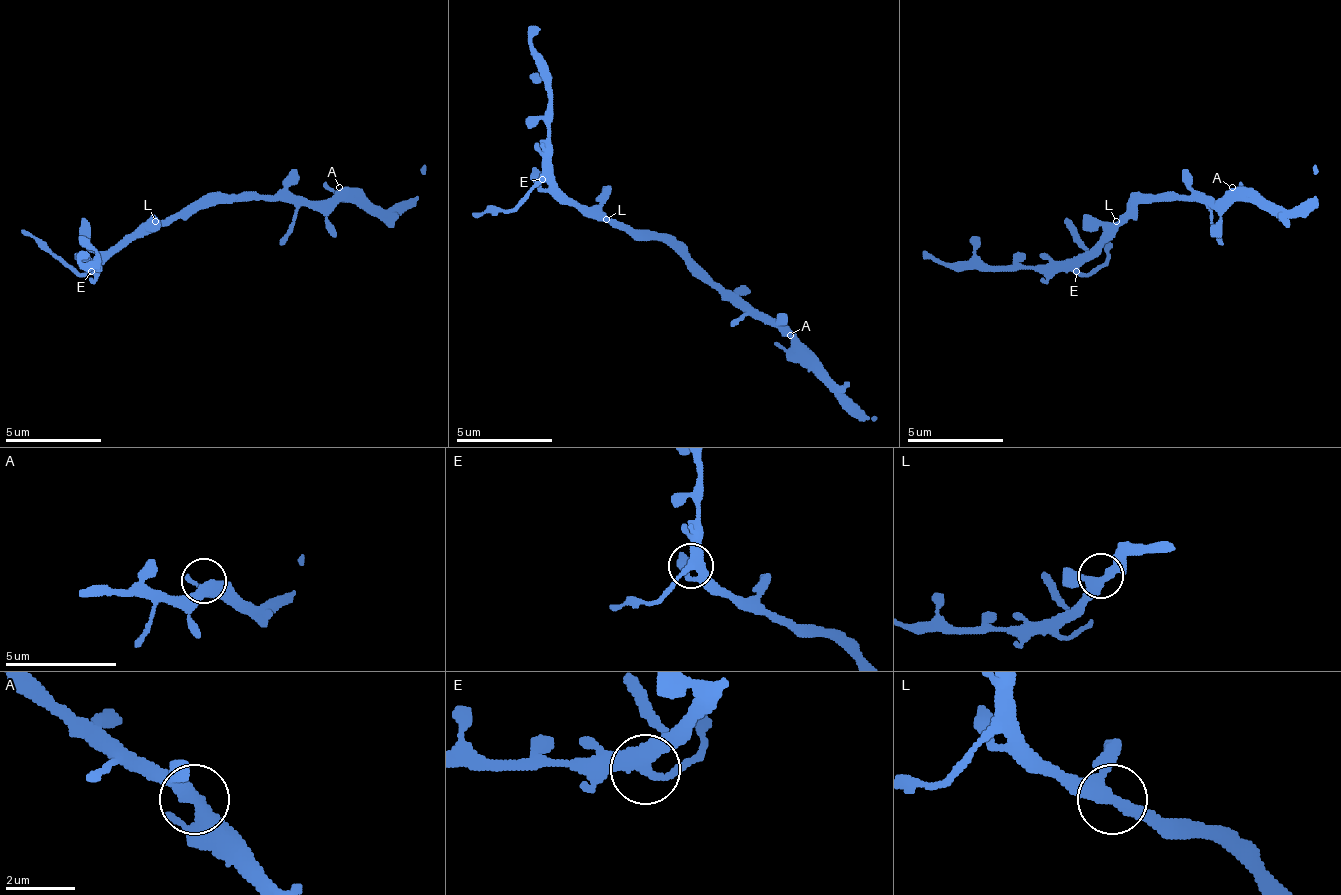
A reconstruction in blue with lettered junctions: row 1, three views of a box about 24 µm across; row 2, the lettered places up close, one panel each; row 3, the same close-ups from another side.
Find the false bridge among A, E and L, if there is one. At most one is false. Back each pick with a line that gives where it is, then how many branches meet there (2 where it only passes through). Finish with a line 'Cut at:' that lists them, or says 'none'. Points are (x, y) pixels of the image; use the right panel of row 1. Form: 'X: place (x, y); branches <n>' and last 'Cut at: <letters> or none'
E: place (1076, 271); branches 3
Cut at: E

